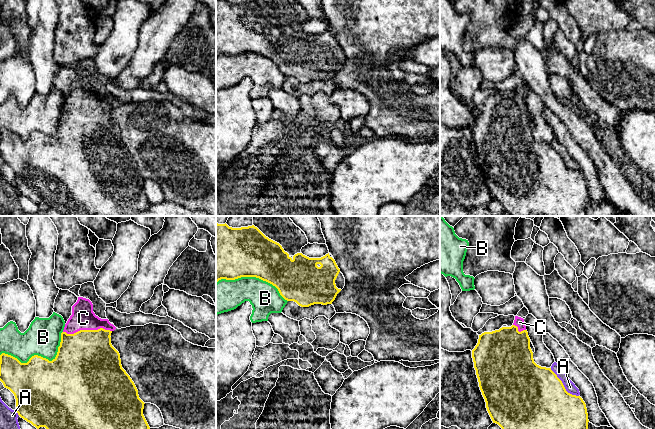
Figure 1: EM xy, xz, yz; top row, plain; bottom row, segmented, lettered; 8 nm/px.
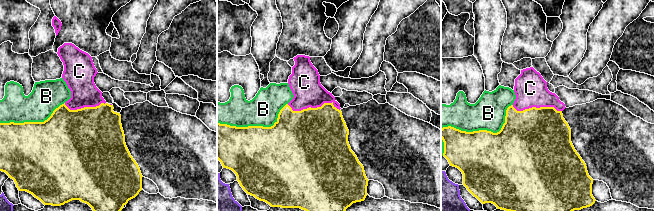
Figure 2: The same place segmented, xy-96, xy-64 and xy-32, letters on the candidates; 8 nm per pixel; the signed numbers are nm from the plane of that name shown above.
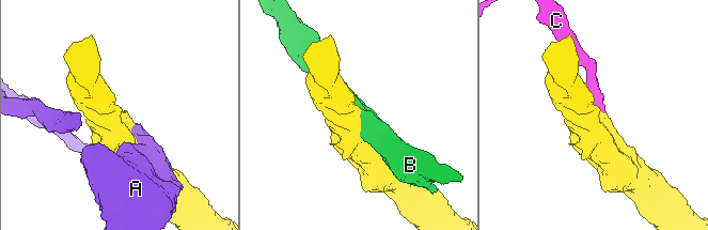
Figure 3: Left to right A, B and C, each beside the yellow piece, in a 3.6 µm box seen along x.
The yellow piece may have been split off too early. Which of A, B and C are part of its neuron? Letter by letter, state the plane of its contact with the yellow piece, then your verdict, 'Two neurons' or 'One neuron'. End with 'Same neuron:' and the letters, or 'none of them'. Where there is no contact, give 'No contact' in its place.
A: Touches yellow in yz. Two neurons
B: Touches yellow in xy. Two neurons
C: Touches yellow in xy. One neuron
Same neuron: C

